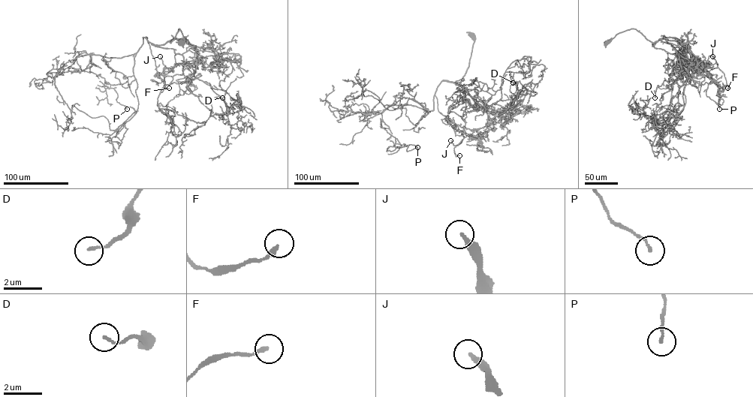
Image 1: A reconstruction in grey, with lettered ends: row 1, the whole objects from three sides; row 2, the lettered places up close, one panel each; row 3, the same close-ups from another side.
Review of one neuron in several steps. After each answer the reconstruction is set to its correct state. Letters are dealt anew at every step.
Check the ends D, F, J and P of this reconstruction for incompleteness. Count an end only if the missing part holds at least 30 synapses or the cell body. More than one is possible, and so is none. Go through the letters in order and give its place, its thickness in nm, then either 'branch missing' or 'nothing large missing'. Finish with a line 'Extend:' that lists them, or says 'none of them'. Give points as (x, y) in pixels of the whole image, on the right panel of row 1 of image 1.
D: at (655, 97); 130 nm thick; nothing large missing
F: at (727, 88); 200 nm thick; nothing large missing
J: at (712, 56); 240 nm thick; nothing large missing
P: at (719, 109); 140 nm thick; nothing large missing
Extend: none of them

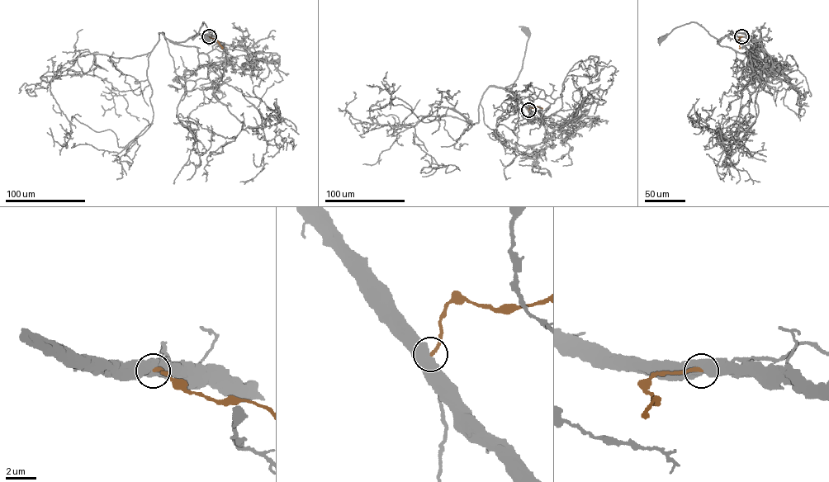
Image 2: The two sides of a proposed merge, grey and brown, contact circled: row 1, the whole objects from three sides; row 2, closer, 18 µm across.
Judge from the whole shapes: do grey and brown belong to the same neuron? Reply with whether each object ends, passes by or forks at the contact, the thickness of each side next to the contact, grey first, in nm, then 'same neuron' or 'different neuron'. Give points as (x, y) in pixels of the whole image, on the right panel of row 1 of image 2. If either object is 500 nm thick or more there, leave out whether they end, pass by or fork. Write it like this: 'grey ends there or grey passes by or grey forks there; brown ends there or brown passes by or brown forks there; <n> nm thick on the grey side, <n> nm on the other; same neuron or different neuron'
600 nm thick on the grey side, 200 nm on the other; different neuron

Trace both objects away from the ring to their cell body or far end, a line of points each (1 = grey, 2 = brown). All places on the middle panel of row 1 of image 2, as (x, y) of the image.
1: (528, 110), (511, 91), (522, 68), (528, 38), (527, 30)
2: (528, 110), (529, 107), (541, 107)

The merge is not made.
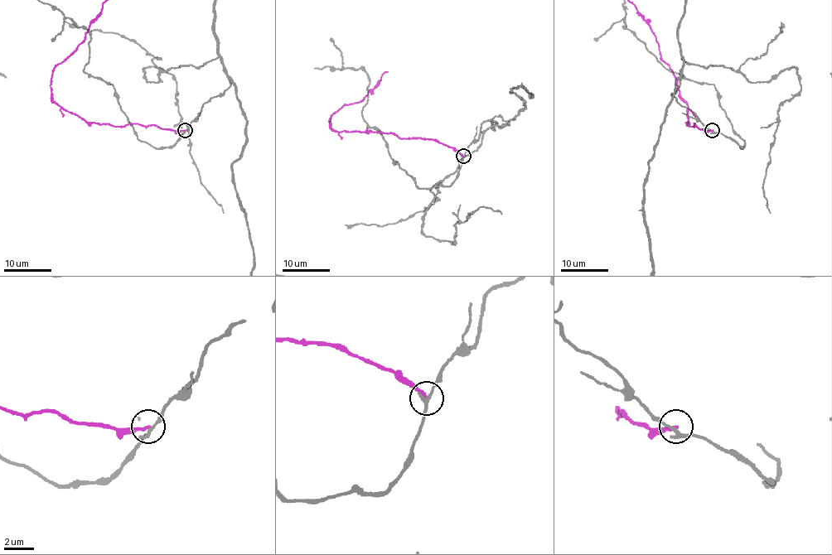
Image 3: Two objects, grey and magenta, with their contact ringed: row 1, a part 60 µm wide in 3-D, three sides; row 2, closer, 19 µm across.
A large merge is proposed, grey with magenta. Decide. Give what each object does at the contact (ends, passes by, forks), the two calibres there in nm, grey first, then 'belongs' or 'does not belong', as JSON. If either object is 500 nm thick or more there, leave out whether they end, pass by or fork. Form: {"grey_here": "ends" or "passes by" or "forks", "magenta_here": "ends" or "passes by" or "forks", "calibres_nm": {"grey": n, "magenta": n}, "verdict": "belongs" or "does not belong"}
{"grey_here": "passes by", "magenta_here": "ends", "calibres_nm": {"grey": 240, "magenta": 200}, "verdict": "does not belong"}

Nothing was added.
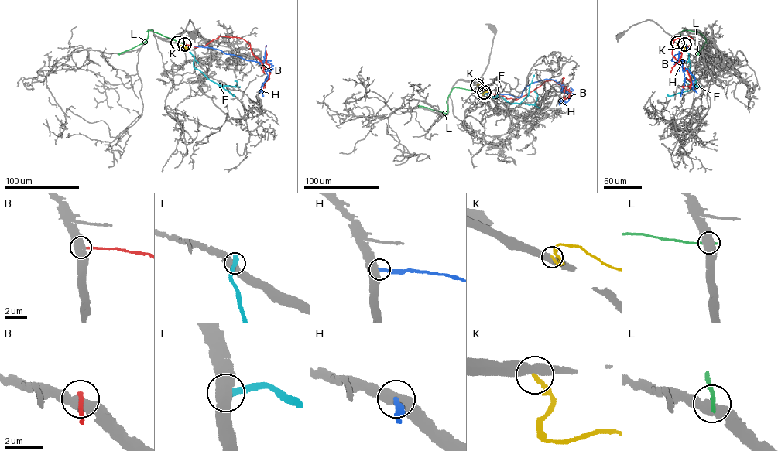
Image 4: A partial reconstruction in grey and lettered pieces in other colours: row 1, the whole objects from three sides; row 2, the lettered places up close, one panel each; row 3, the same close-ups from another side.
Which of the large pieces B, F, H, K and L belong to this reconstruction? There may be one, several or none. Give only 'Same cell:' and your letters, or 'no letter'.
Same cell: no letter

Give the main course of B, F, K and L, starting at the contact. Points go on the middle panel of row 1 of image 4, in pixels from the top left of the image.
B: (484, 92), (518, 99), (551, 80), (570, 91), (568, 97), (564, 99), (563, 91)
F: (484, 93), (493, 97), (502, 97), (511, 104), (520, 103), (527, 96), (534, 75)
K: (477, 84), (482, 86), (485, 90), (482, 94)
L: (484, 92), (453, 88), (447, 101), (447, 114), (418, 105)

